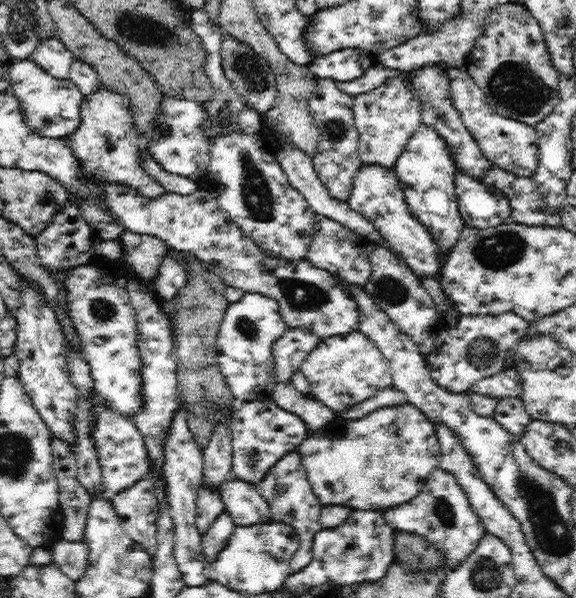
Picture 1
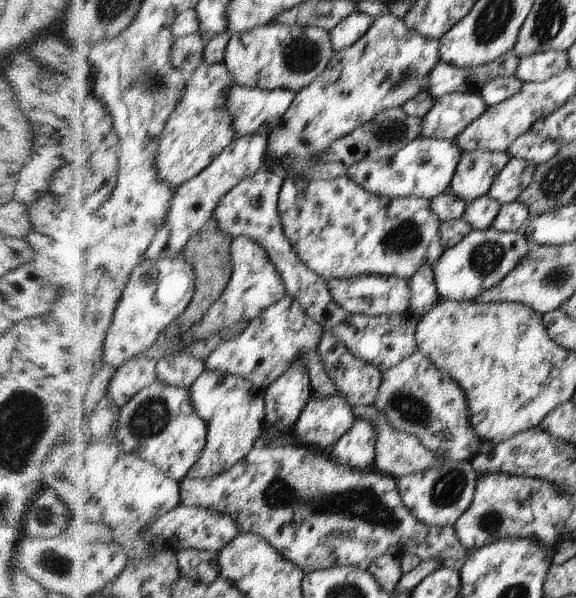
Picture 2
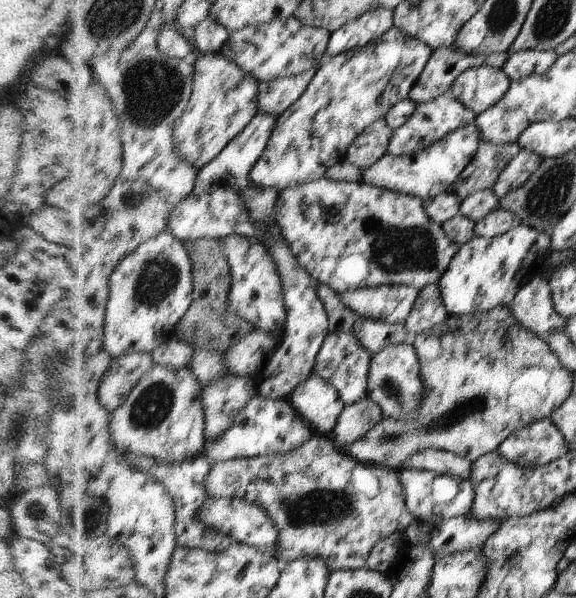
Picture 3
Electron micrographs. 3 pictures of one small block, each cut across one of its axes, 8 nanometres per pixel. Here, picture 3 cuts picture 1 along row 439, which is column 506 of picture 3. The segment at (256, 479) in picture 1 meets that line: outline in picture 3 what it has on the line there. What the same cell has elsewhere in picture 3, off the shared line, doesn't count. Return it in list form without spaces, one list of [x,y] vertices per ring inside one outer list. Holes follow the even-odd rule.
[[[522,223],[494,237],[475,236],[459,246],[458,253],[454,254],[449,268],[438,282],[447,313],[462,316],[488,312],[496,306],[509,306],[525,284],[544,271],[551,252],[549,233]]]

